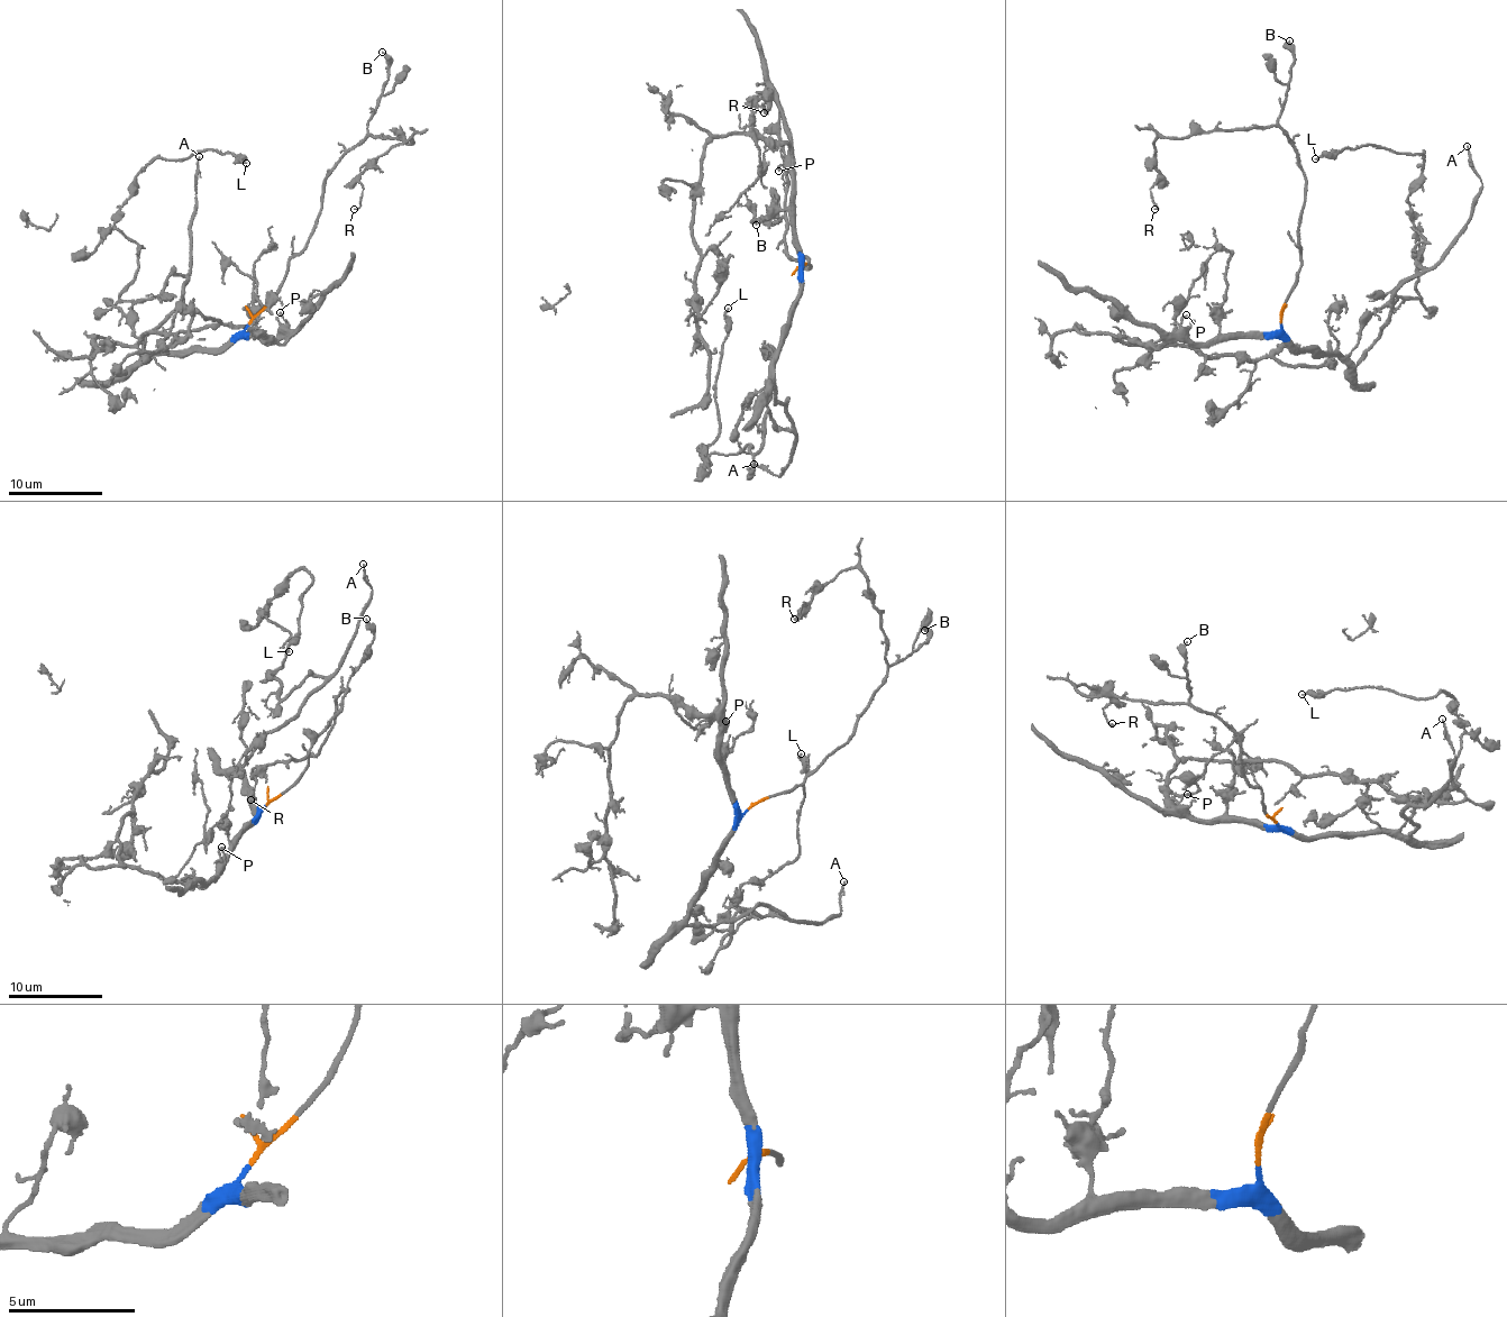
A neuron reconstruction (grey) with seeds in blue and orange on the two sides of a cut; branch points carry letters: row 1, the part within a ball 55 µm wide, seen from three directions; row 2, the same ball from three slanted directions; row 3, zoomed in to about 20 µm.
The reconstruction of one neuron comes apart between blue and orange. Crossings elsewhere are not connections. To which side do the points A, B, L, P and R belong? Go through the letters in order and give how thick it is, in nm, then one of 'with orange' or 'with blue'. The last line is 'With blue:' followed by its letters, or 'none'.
A: 150 nm thick; with blue
B: 200 nm thick; with orange
L: 140 nm thick; with blue
P: 140 nm thick; with blue
R: 140 nm thick; with orange
With blue: A, L, P

